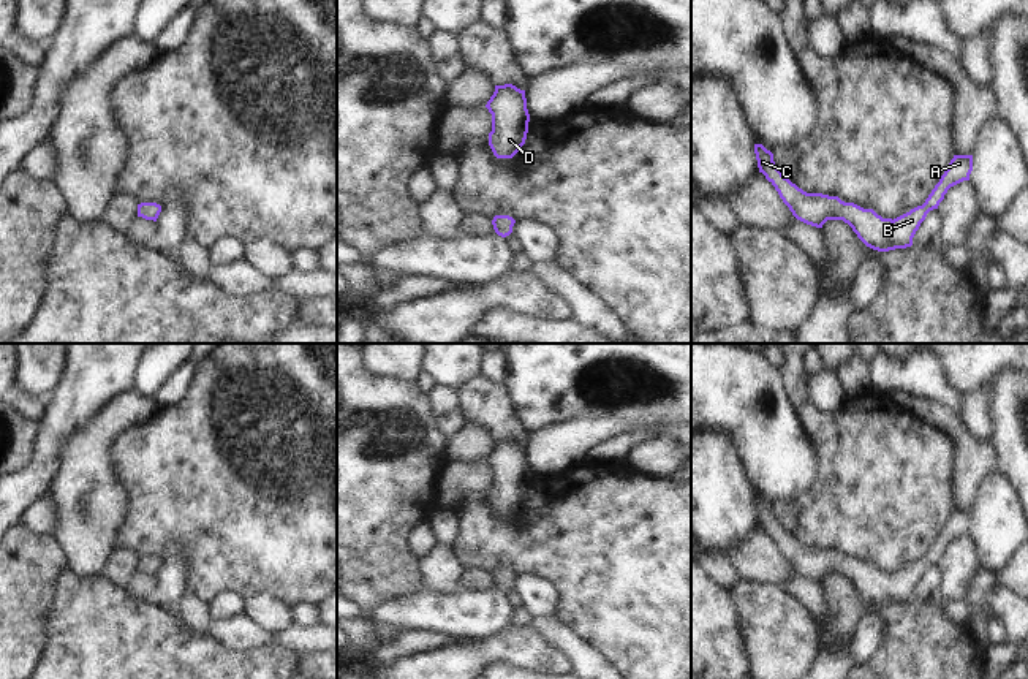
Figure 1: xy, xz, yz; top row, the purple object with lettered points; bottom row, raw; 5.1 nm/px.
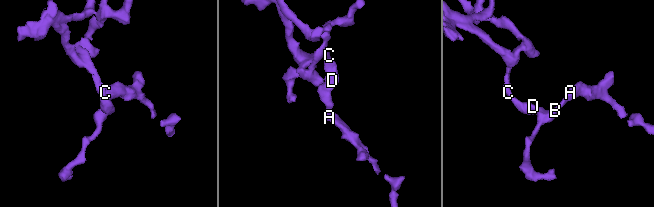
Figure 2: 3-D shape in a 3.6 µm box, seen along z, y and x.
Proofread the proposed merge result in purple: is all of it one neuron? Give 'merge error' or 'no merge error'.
no merge error

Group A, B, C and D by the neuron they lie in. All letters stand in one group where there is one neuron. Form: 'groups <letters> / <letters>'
groups A B C D

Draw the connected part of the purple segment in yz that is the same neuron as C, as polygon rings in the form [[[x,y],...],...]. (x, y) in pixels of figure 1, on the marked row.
[[[754,144],[754,154],[759,173],[775,187],[797,220],[816,228],[822,228],[827,220],[843,220],[867,247],[878,252],[911,247],[927,214],[938,209],[951,187],[969,180],[973,171],[973,155],[954,155],[925,203],[892,220],[882,218],[873,209],[845,203],[838,196],[807,193],[783,176],[773,154],[762,144]]]

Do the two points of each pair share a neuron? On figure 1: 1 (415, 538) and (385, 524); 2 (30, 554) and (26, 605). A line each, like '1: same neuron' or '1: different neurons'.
1: different neurons
2: same neuron

